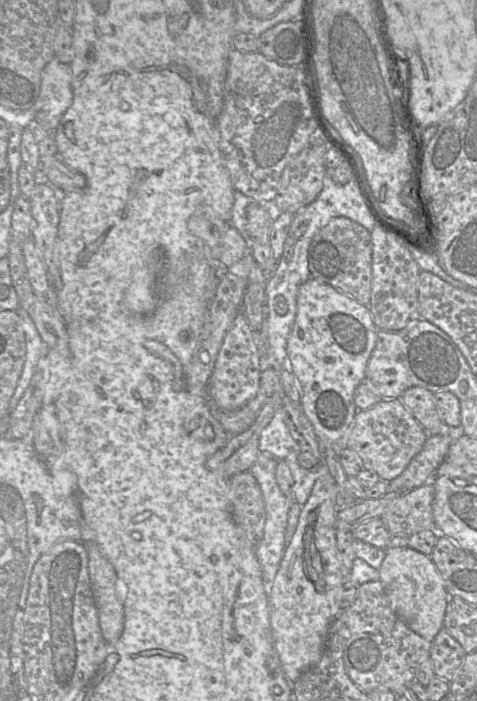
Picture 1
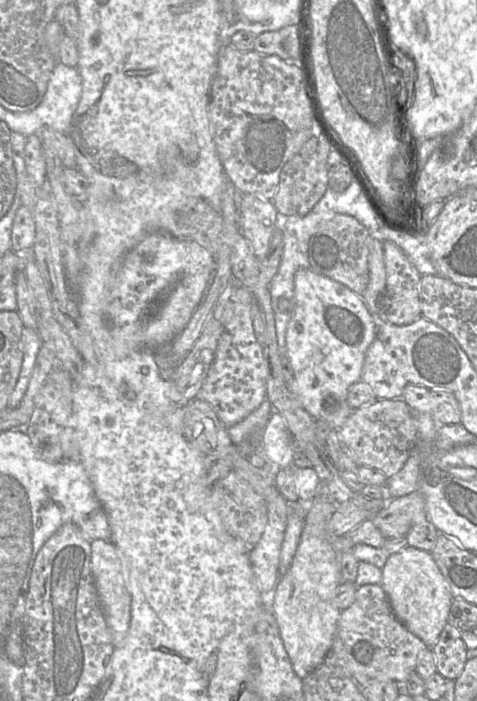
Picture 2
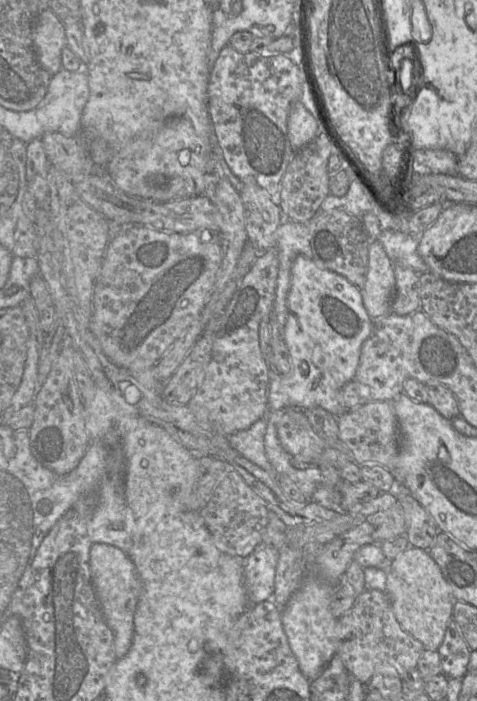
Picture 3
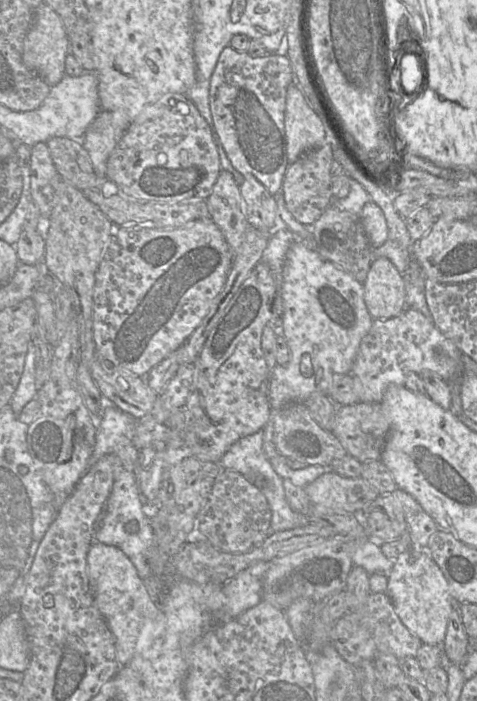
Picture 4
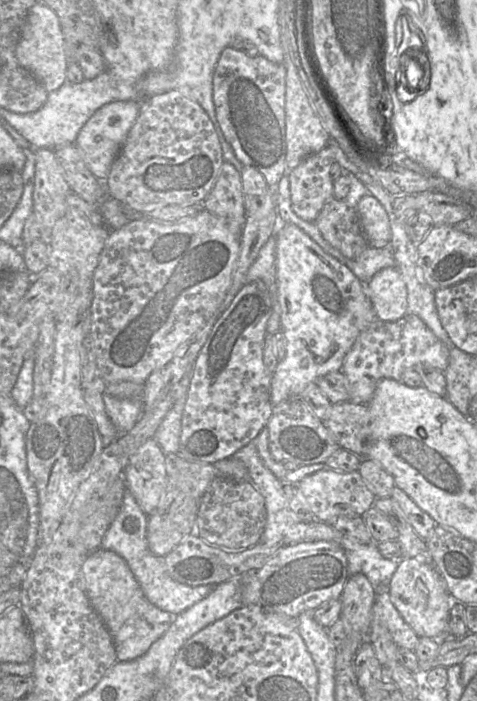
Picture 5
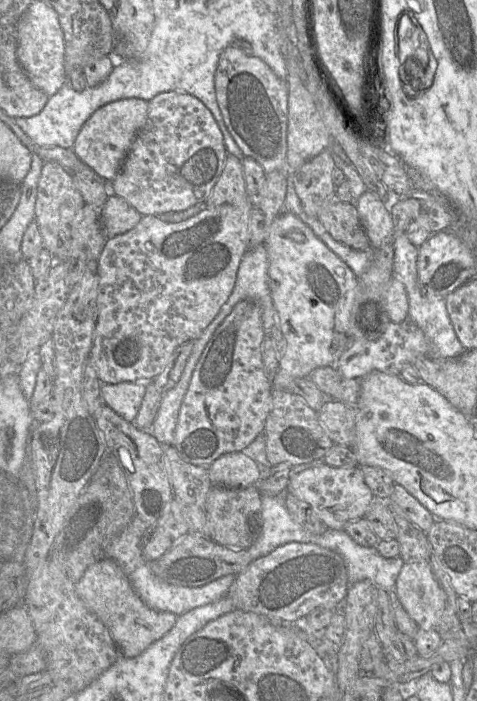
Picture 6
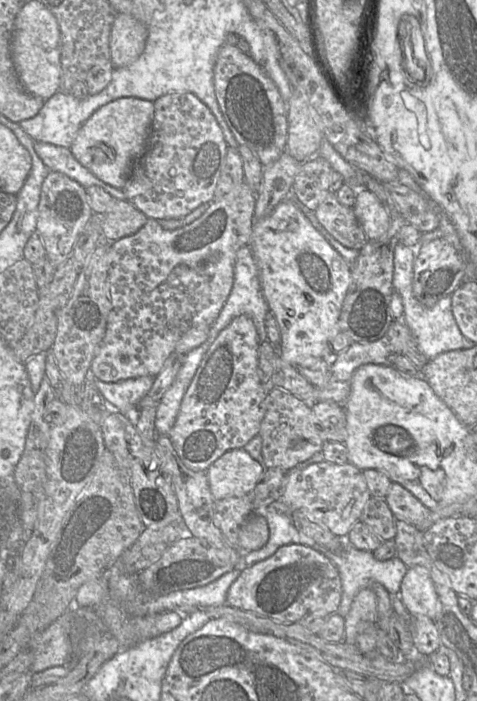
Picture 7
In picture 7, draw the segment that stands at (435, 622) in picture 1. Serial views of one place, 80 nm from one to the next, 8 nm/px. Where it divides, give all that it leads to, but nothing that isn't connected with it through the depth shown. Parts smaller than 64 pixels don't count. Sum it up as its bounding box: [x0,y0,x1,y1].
[398,566,439,620]

